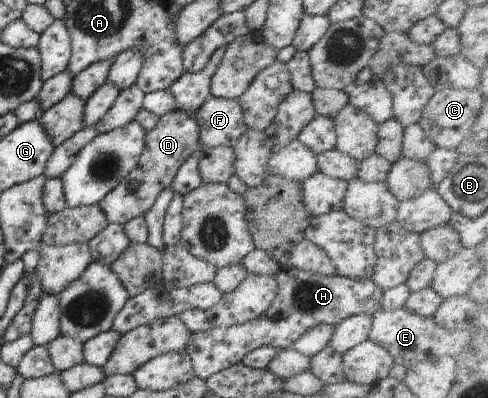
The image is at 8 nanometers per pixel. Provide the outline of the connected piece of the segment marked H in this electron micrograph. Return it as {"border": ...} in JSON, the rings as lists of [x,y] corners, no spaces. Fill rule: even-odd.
{"border":[[[282,266],[275,274],[278,292],[264,316],[230,327],[214,327],[206,332],[192,333],[186,348],[196,377],[205,381],[209,376],[222,372],[230,365],[238,364],[250,352],[260,347],[289,348],[306,331],[318,325],[340,324],[356,315],[373,315],[380,309],[384,291],[372,279],[356,280],[338,274],[322,276],[298,270],[294,266]]]}

